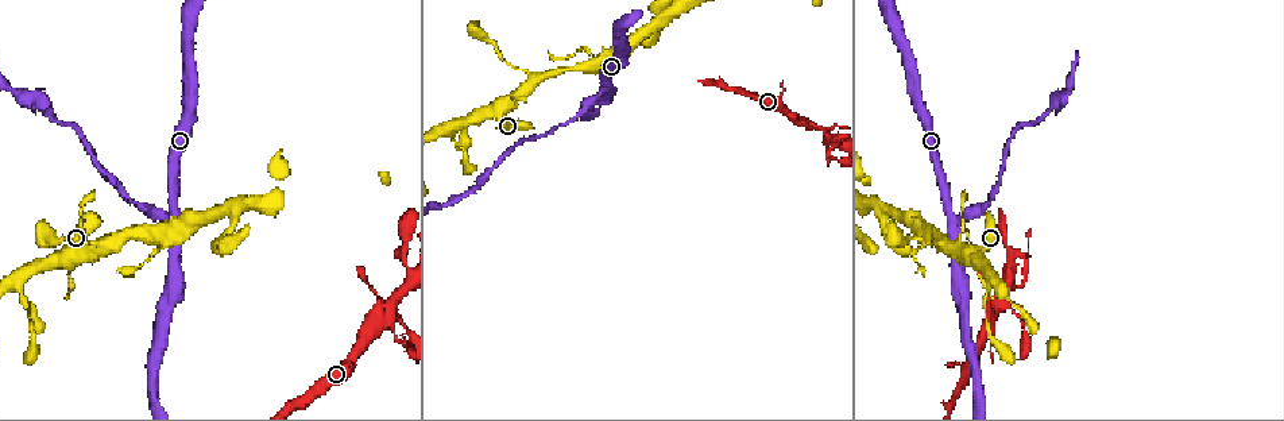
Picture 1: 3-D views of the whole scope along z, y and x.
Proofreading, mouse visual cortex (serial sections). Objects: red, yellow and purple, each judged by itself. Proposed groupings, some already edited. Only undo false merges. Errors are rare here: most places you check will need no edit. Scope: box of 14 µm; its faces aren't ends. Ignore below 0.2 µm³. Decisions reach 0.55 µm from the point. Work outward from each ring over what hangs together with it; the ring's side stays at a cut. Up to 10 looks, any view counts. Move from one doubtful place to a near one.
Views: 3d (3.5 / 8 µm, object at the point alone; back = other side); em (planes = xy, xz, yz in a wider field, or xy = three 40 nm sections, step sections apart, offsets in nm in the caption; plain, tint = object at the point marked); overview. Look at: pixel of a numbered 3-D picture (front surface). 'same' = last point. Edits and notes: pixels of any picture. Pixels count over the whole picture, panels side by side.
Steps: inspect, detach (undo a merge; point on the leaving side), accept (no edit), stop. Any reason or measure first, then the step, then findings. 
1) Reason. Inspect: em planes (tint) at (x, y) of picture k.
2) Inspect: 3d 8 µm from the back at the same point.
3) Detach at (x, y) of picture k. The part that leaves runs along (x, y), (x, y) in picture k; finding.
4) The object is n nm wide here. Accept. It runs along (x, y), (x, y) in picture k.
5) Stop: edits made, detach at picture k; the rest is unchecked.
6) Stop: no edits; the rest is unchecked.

Two arms in line, one across. Inspect: 3d 3.5 µm from the back at (493, 111) of picture 1.

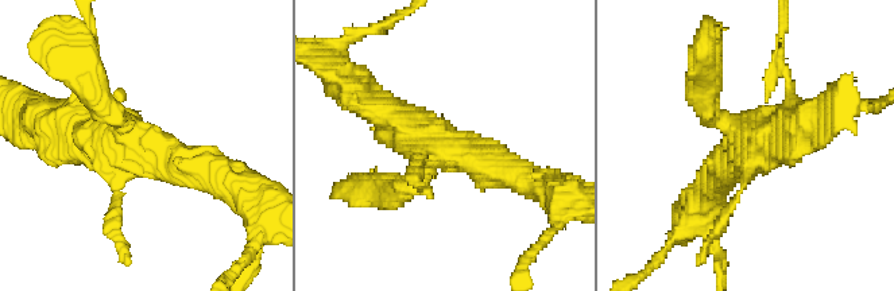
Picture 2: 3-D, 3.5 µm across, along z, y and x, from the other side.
Need the tissue. Inspect: em planes (tint) at (445, 150) of picture 2.

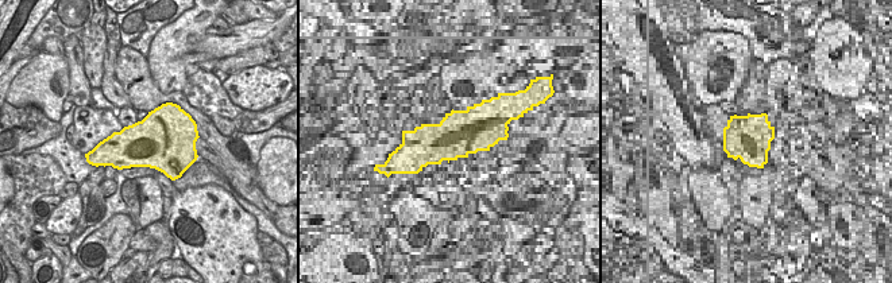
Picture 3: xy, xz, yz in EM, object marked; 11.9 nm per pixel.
Accept. It runs along (103, 105), (144, 151), (223, 179) in picture 2; one cell here.

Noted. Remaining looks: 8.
Narrows sharply. Inspect: 3d 8 µm at (953, 221) of picture 1.

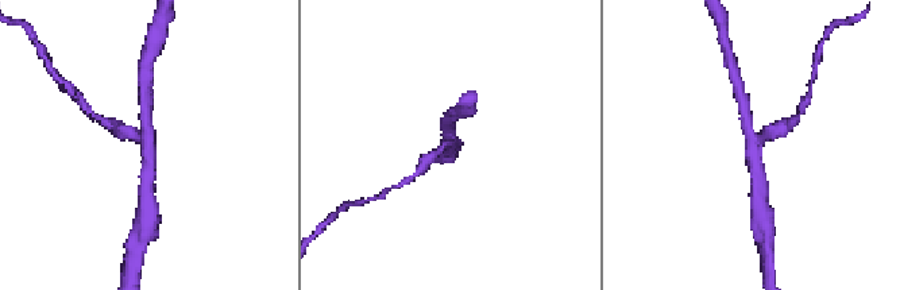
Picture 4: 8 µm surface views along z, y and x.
Closer look. Inspect: 3d 3.5 µm from the back at (446, 144) of picture 4.

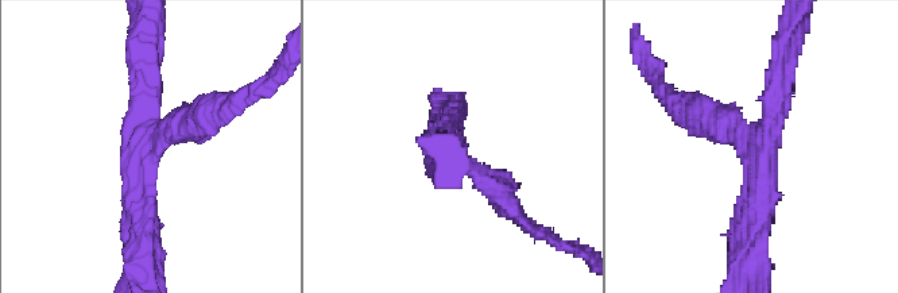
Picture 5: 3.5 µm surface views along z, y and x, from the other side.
Inspect: em planes (tint) at (144, 135) of picture 5.

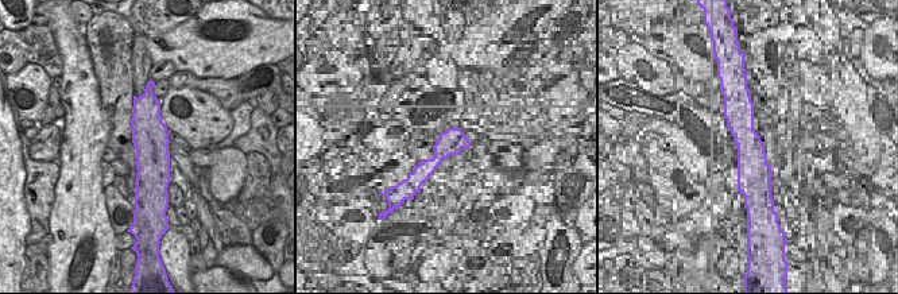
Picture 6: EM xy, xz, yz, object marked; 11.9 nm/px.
3 arms meet here; the arms are 300, 300, 300 nm wide. Accept. It runs along (786, 49), (751, 223) in picture 5; all the same cell.

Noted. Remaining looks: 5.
A narrow waist. Inspect: 3d 3.5 µm at (6, 90) of picture 1.

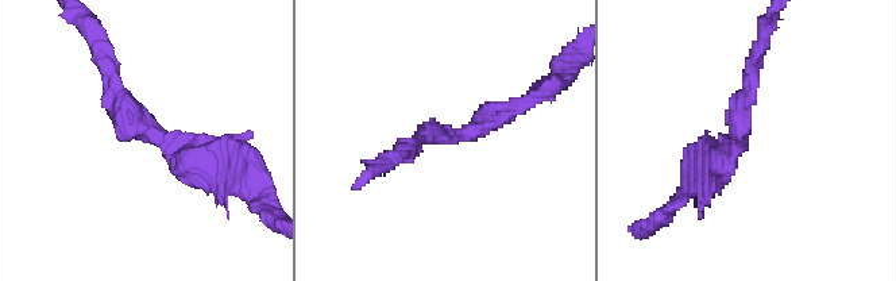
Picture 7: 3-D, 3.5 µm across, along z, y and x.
The arms are 200, 250 nm wide. Inspect: em xy step 3 (tint) at (154, 136) of picture 7.

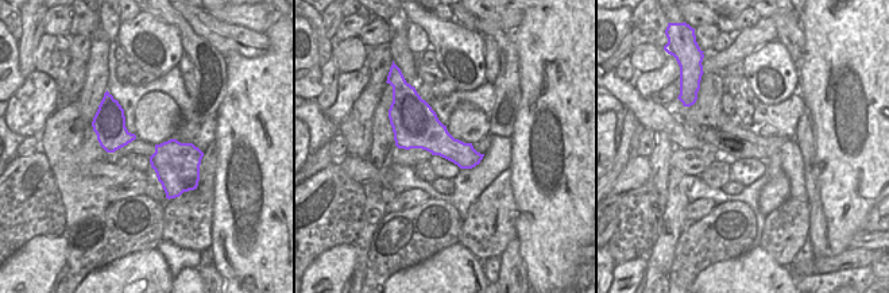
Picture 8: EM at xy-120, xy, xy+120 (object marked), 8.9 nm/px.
Inspect: em xy step 5 (tint) at the same point.

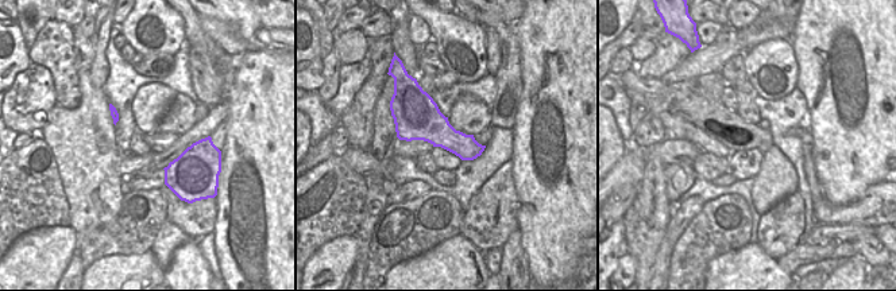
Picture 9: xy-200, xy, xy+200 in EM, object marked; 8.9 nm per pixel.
Accept. It runs along (226, 160), (138, 126), (105, 60) in picture 7; all the same cell.

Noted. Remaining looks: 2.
Stop: no edits; the rest is unchecked.

